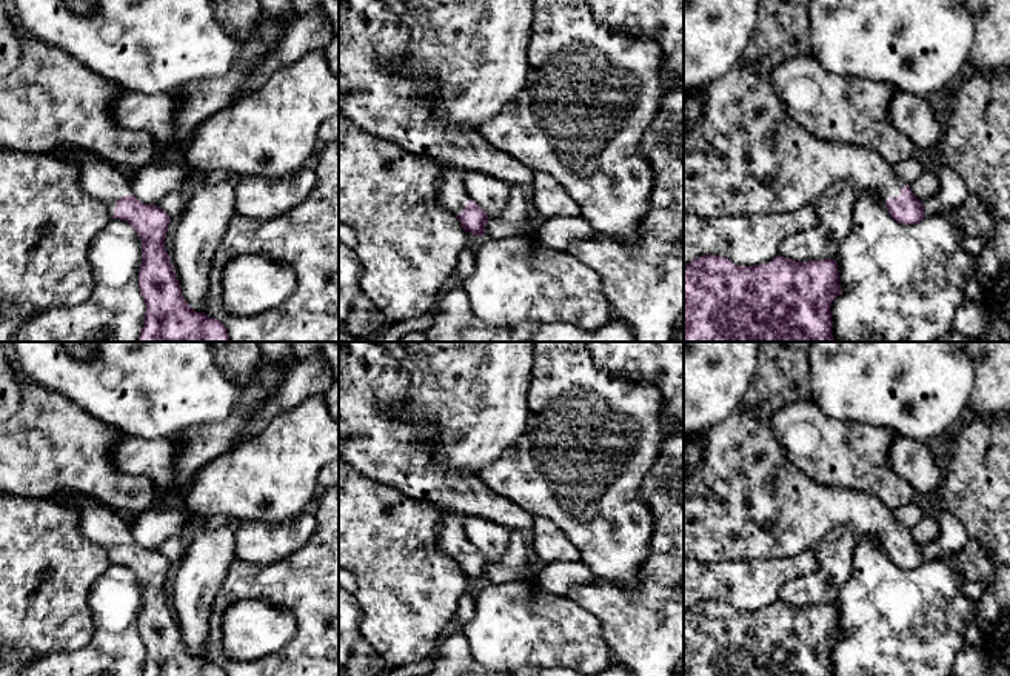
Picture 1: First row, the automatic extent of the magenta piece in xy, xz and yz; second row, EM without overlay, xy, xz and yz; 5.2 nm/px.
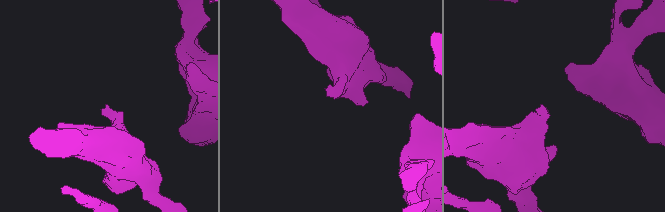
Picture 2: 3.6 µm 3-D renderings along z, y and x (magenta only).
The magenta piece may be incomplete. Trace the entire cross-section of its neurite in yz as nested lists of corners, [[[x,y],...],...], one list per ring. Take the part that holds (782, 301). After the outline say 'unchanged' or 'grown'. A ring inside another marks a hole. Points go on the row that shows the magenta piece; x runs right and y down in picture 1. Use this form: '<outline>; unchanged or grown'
[[[702,256],[684,266],[684,342],[834,342],[830,306],[842,286],[836,260],[796,262],[784,256],[739,266],[722,256]]]; unchanged

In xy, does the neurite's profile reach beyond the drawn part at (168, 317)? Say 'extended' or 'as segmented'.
extended

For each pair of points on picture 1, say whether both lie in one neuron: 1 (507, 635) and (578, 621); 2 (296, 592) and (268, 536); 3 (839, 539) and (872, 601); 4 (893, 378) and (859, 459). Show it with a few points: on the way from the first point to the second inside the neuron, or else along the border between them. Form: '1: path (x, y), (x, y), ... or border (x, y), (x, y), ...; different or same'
1: path (524, 629), (561, 629); same
2: border (308, 538), (280, 559), (264, 564), (244, 562); different
3: border (858, 539), (853, 568), (838, 595); different
4: border (838, 419), (873, 424), (896, 435); different

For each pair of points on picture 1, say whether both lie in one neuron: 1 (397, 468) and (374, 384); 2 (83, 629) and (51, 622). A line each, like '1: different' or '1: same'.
1: same
2: same

